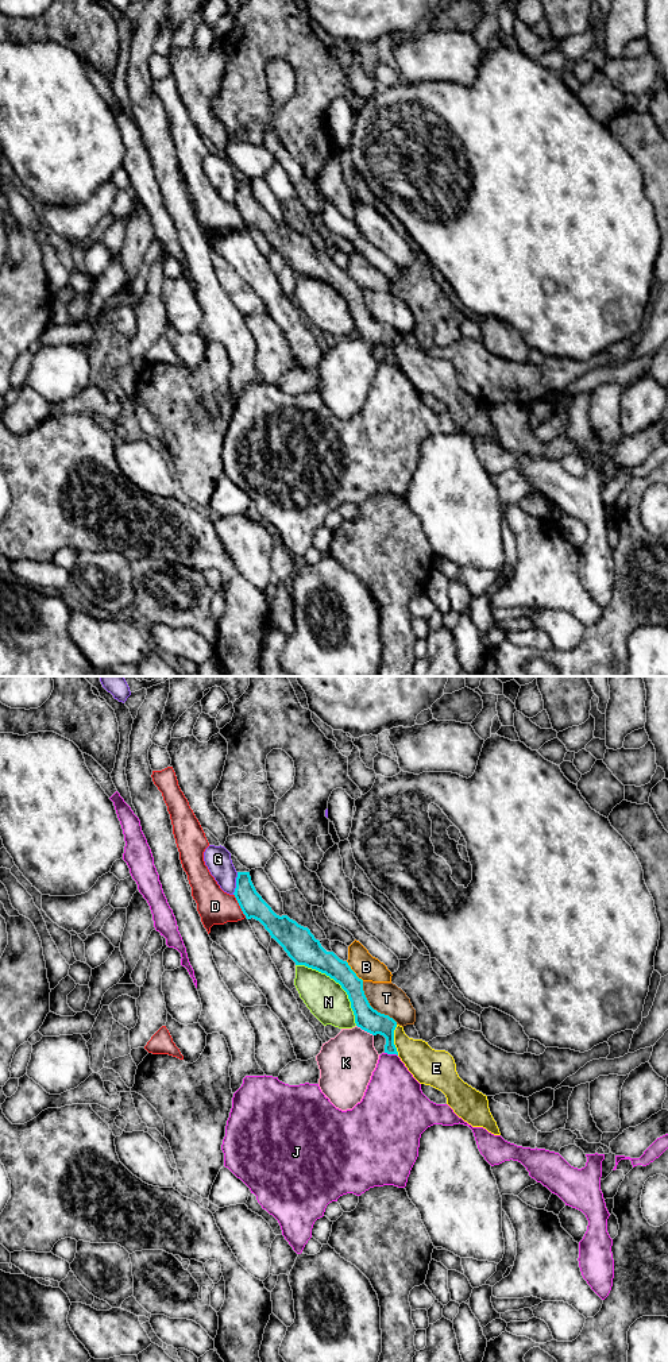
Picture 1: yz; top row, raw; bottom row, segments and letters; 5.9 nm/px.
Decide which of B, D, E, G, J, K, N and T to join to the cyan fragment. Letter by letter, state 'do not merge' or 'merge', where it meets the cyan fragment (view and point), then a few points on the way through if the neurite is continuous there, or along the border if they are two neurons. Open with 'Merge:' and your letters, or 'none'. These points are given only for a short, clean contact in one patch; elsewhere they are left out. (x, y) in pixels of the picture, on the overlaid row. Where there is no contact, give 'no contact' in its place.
Merge: E
B: do not merge | yz (354, 972) | along yz (346, 961), (363, 980)
D: do not merge | yz (239, 905)
E: merge | yz (393, 1040) | across yz (369, 1019), (378, 1023), (393, 1040), (414, 1053), (425, 1064)
G: do not merge | yz (236, 883)
J: do not merge | yz (392, 1053) | along yz (385, 1052), (397, 1056)
K: do not merge | yz (365, 1030) | along yz (356, 1025), (373, 1036)
N: do not merge | yz (338, 982)
T: do not merge | yz (371, 1007)

